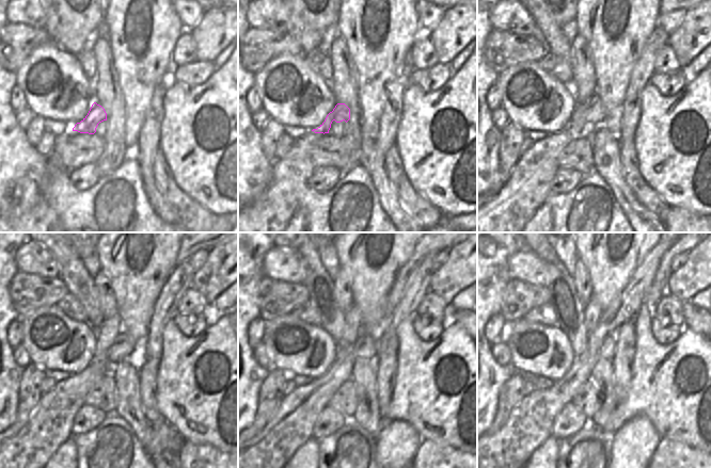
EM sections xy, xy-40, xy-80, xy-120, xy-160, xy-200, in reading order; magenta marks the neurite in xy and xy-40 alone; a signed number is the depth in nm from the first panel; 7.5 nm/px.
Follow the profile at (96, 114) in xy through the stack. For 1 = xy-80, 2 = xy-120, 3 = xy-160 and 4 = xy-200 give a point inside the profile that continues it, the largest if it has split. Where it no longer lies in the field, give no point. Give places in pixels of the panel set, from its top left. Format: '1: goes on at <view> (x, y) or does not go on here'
1: goes on at xy-80 (596, 115)
2: goes on at xy-120 (123, 349)
3: goes on at xy-160 (364, 347)
4: goes on at xy-200 (606, 350)

